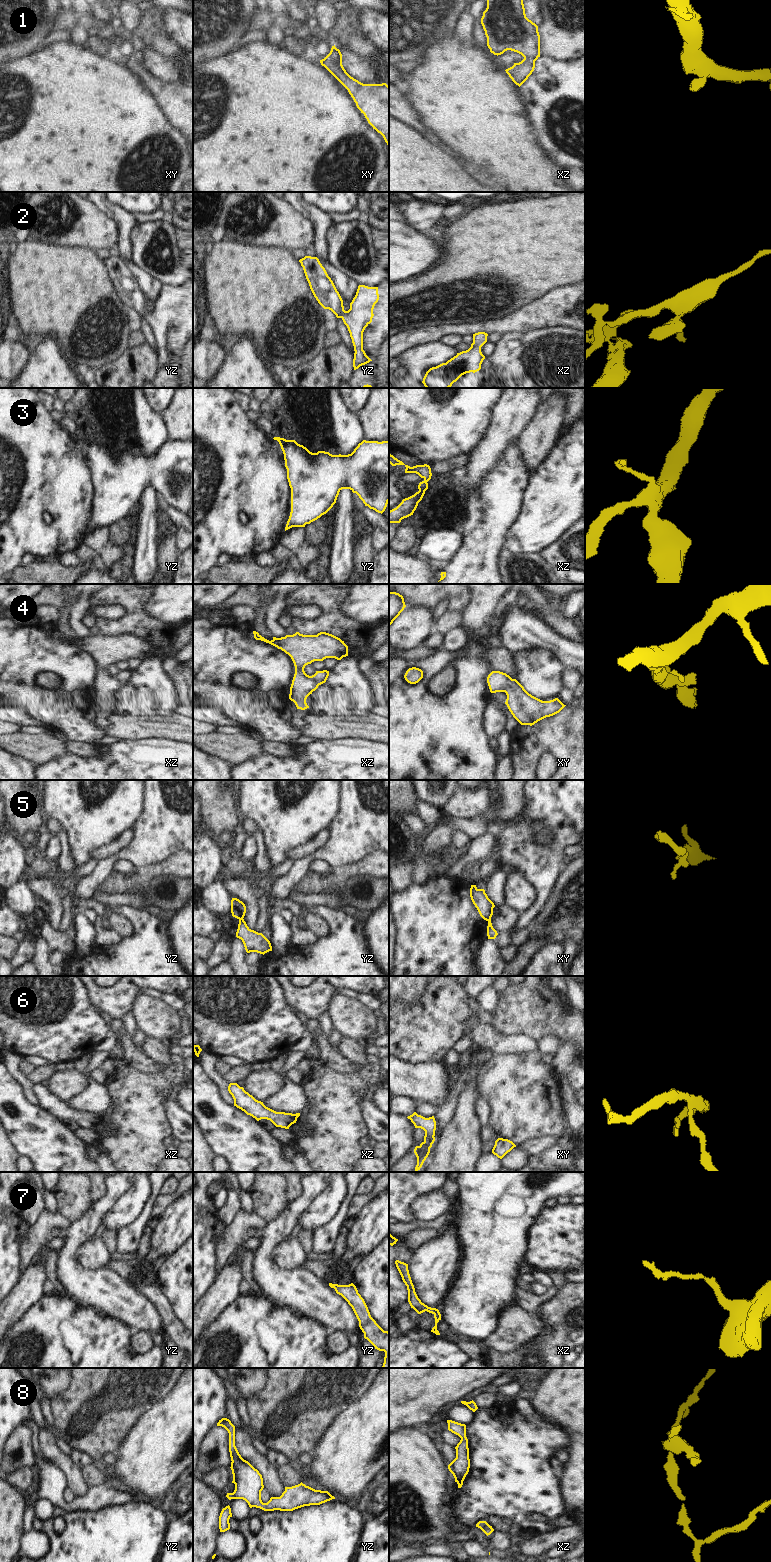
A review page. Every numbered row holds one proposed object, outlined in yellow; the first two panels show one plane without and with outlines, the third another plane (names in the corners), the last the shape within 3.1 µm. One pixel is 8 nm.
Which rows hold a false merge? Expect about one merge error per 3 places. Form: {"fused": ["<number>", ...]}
{"fused": ["5"]}

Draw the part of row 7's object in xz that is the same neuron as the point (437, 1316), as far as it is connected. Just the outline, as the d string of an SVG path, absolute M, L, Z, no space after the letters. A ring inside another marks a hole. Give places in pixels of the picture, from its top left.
M396 1260L395 1264L402 1277L403 1282L407 1286L408 1302L411 1308L413 1308L418 1314L421 1314L425 1311L432 1313L435 1318L435 1326L432 1328L431 1332L435 1333L436 1335L440 1335L439 1331L437 1330L437 1323L441 1320L441 1314L439 1310L436 1308L428 1307L427 1305L422 1303L421 1300L418 1298L409 1274L408 1264L401 1262L399 1260Z

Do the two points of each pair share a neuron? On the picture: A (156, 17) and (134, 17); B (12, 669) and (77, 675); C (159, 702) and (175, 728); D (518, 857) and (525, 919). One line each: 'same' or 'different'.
A: different
B: same
C: different
D: same

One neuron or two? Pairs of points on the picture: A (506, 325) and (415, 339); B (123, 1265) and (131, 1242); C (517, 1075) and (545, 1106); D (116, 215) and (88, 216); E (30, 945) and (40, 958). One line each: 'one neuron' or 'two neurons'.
A: one neuron
B: two neurons
C: one neuron
D: two neurons
E: two neurons

